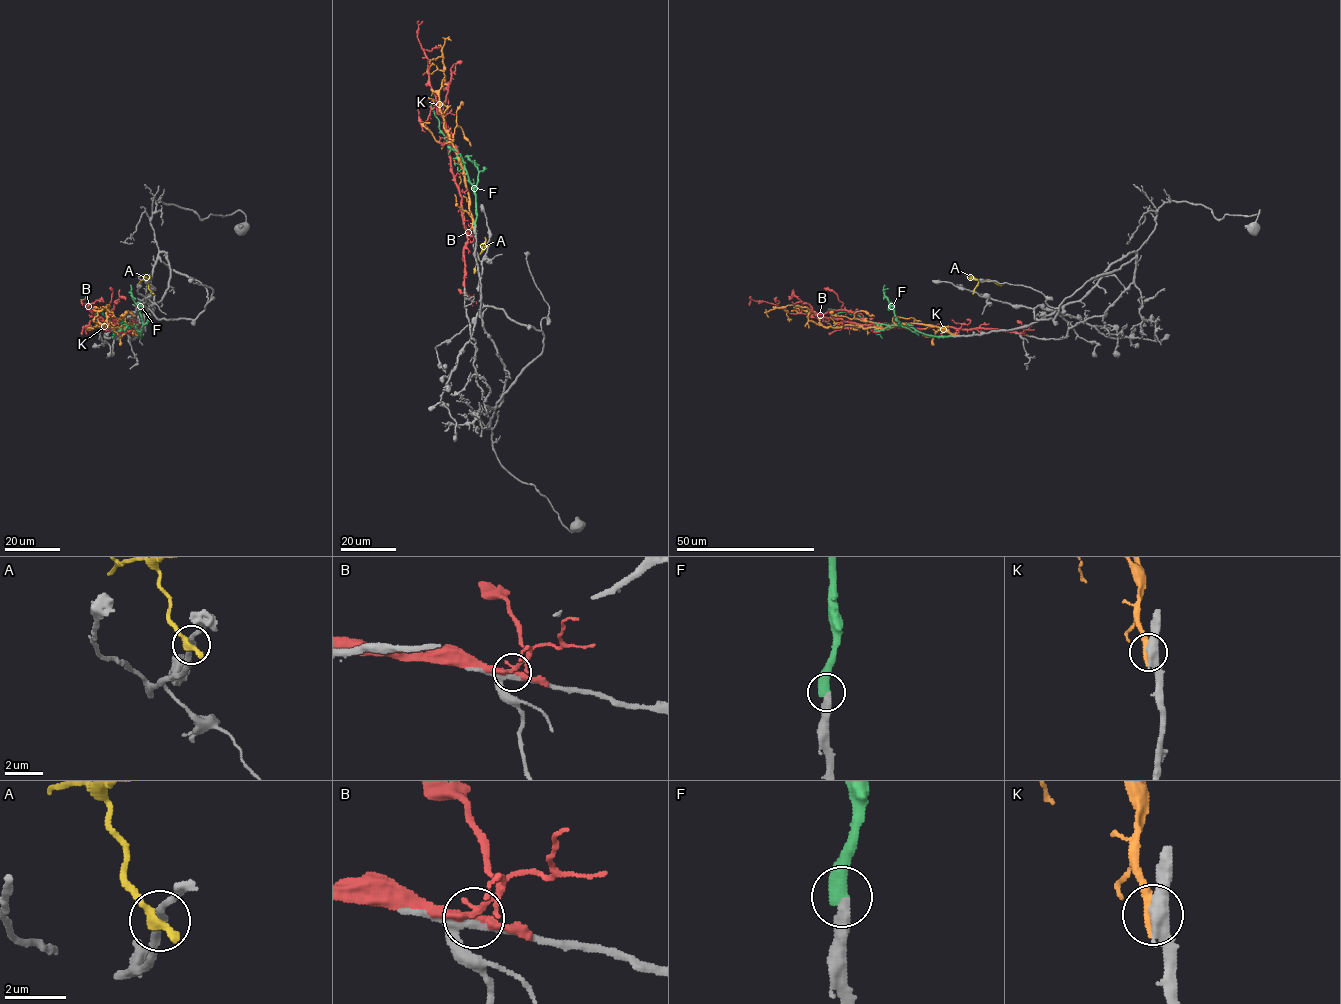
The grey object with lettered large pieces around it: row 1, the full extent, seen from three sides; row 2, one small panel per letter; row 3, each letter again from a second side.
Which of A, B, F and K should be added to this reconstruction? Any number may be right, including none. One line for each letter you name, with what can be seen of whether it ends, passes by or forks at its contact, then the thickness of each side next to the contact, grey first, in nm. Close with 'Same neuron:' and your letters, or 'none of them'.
F: it ends there; 400 nm thick on the grey side, 550 nm on the other
Same neuron: F

